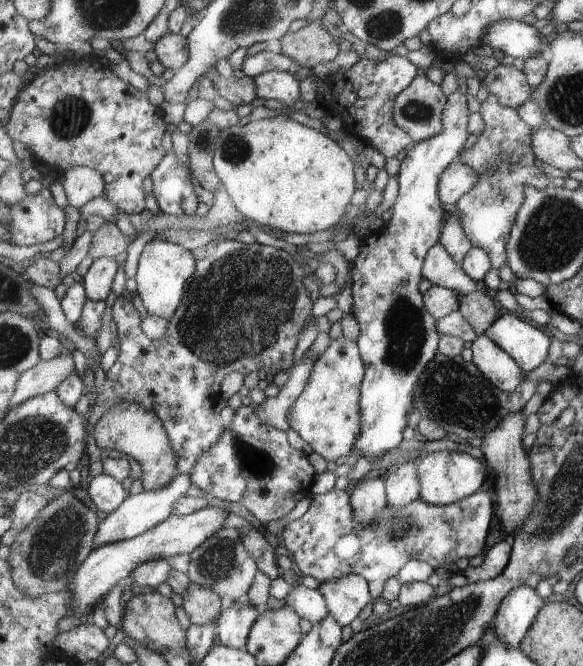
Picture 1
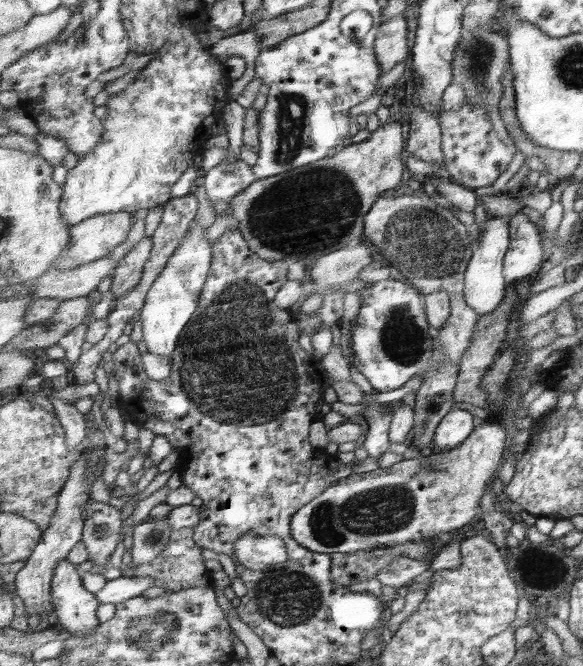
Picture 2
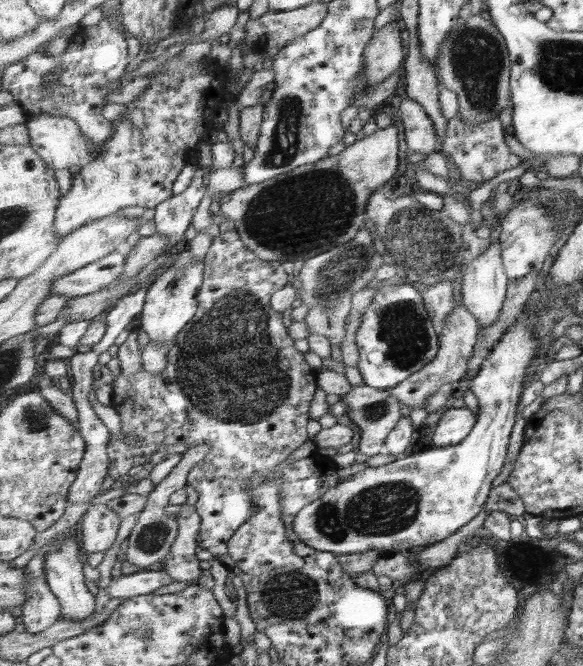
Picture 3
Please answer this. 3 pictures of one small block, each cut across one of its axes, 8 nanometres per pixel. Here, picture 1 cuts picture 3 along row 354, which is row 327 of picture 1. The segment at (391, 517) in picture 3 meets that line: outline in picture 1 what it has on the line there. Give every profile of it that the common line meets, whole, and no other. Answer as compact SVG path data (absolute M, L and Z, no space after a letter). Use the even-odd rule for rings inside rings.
M514 312L498 316L484 333L529 372L548 360L554 335L521 320Z

